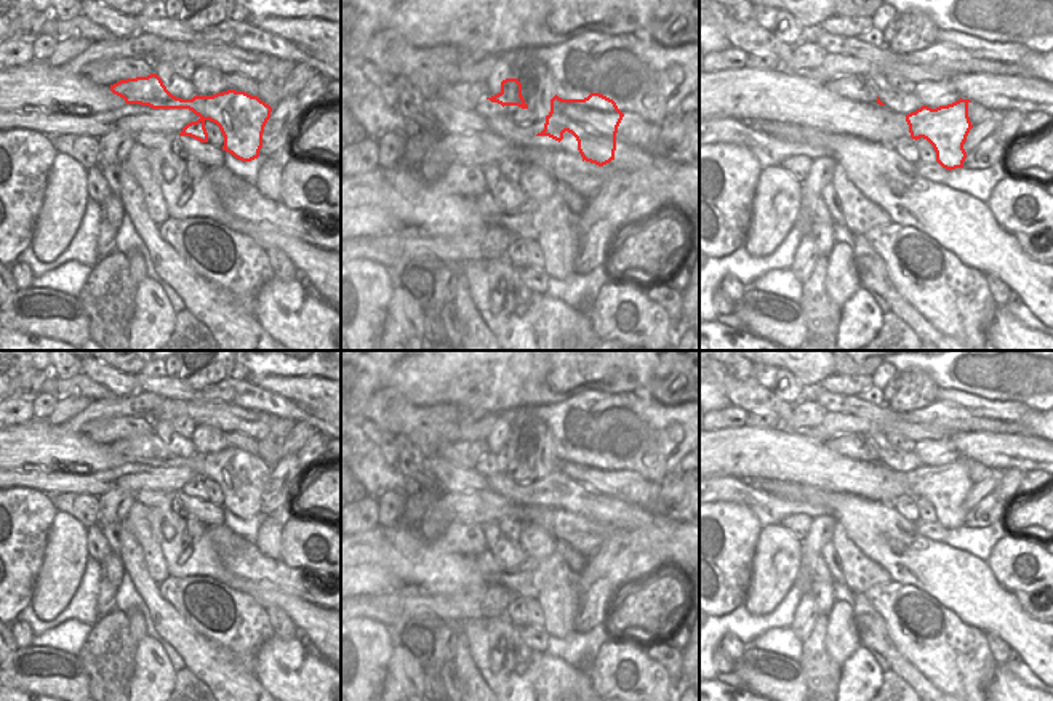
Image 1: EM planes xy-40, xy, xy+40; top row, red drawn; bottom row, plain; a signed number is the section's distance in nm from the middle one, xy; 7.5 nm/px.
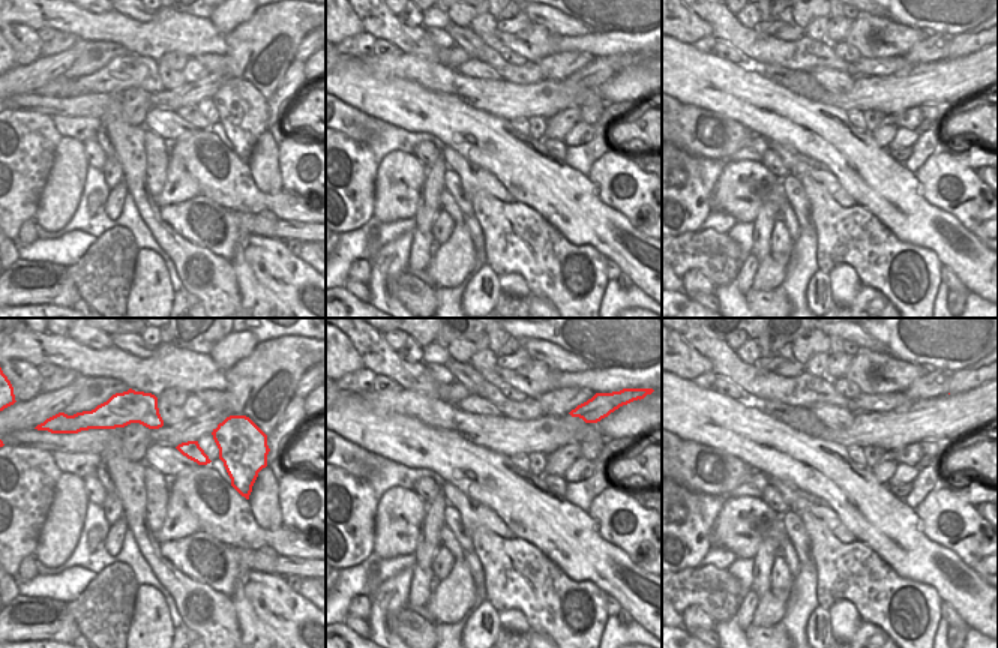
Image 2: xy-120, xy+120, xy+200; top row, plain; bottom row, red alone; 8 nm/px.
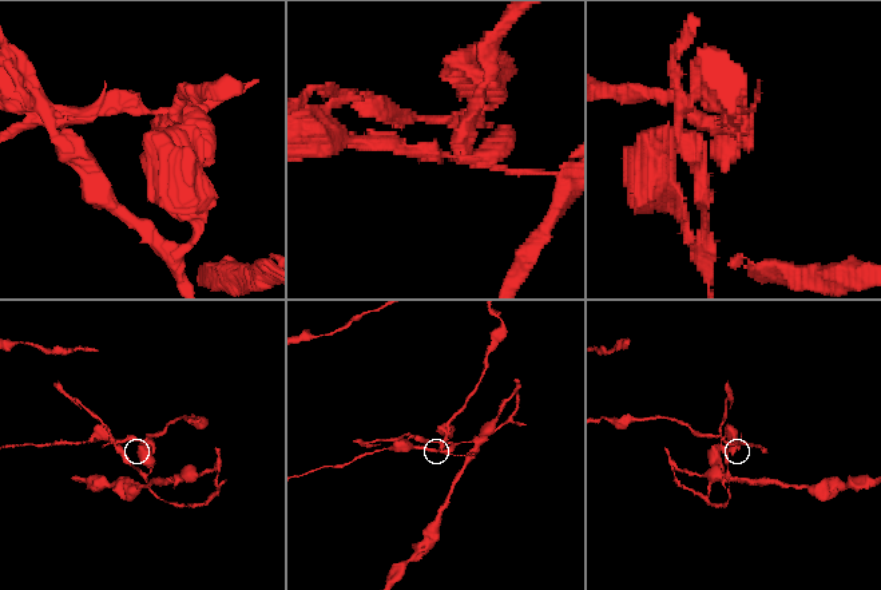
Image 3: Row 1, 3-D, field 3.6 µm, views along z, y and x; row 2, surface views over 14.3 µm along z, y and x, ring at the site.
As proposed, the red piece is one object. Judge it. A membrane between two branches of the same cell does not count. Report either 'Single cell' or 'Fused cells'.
Fused cells

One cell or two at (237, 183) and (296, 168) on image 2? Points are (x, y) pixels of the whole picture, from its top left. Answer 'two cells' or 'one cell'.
two cells

